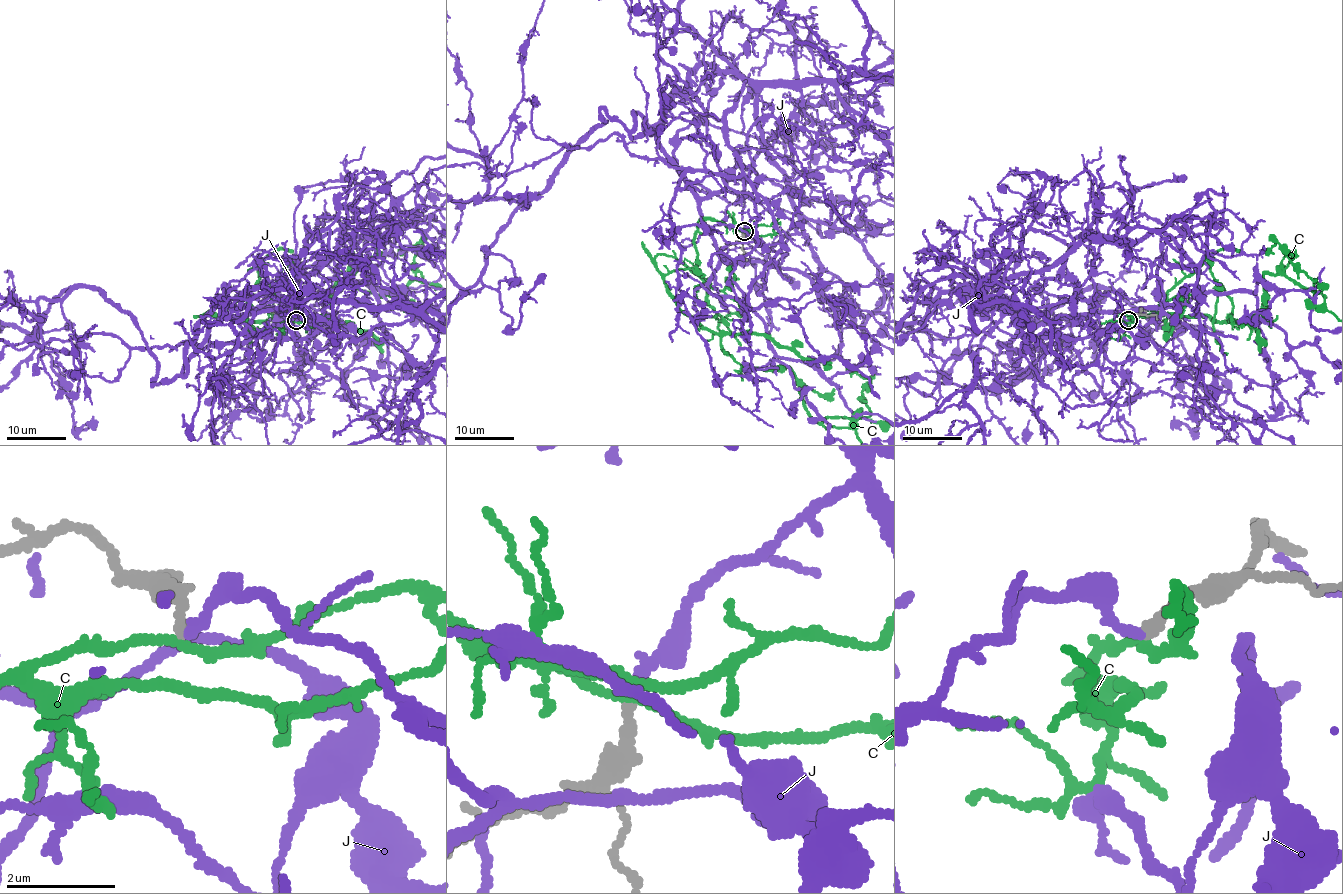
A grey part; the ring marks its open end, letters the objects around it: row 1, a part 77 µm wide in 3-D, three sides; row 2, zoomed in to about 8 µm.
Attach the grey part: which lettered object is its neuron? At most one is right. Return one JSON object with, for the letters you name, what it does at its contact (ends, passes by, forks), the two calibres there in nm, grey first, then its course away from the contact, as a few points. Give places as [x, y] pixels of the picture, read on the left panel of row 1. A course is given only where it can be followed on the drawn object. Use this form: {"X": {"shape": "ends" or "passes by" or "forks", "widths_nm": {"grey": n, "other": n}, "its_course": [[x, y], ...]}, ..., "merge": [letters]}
{"J": {"shape": "ends", "widths_nm": {"grey": 220, "other": 180}, "its_course": [[295, 319], [319, 328], [295, 337], [295, 296], [266, 290], [231, 324], [236, 364], [313, 342], [277, 371]]}, "merge": ["J"]}

